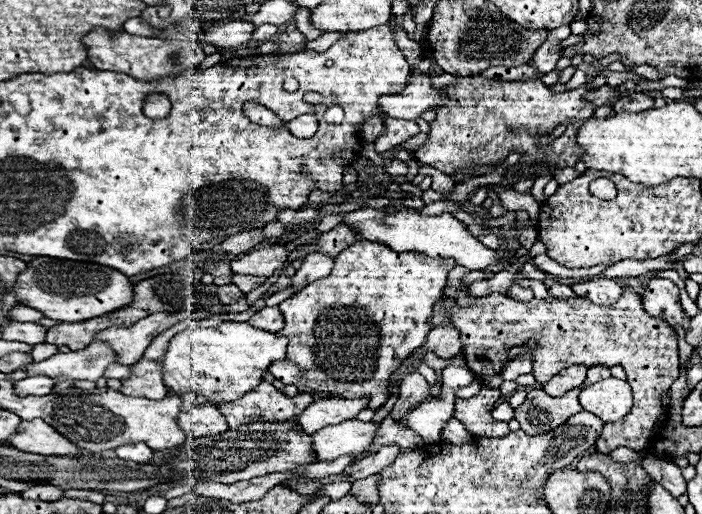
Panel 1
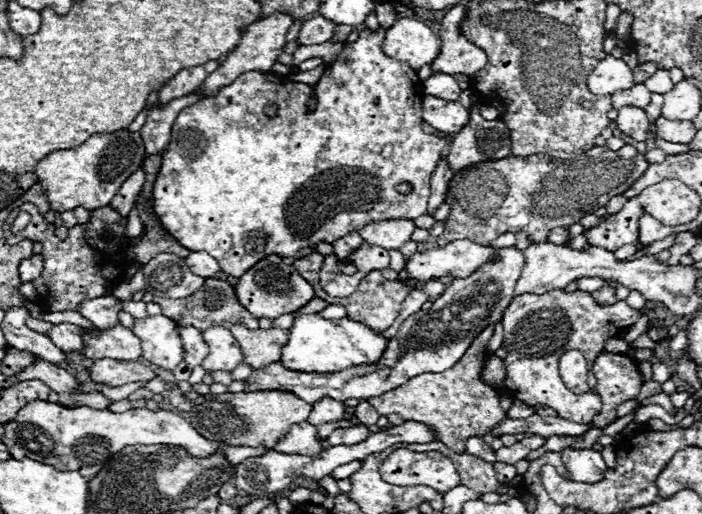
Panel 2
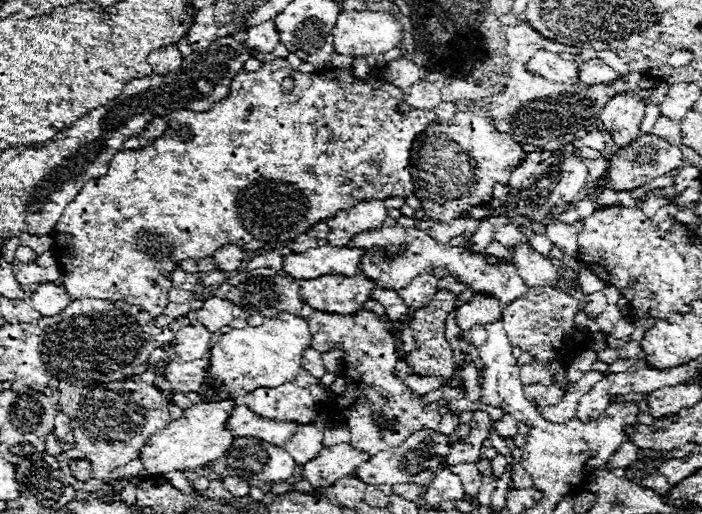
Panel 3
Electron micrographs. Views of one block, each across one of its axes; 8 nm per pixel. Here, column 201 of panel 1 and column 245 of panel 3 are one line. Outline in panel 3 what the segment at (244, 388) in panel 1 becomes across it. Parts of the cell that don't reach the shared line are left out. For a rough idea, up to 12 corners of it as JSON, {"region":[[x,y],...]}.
{"region":[[280,312],[232,328],[200,390],[240,398],[296,378],[312,336]]}

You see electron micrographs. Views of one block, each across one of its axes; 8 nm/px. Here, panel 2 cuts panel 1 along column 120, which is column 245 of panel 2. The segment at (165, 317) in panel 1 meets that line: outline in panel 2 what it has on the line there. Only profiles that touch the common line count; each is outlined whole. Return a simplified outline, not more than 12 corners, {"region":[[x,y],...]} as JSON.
{"region":[[230,328],[244,364],[266,368],[280,360],[288,332],[280,328]]}

